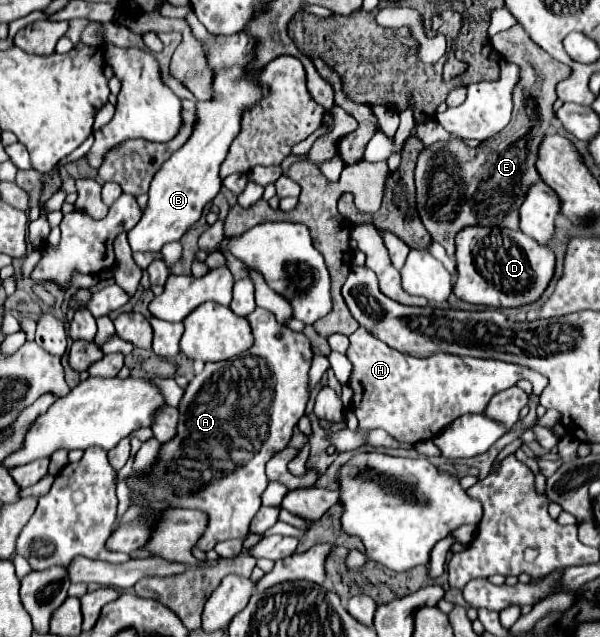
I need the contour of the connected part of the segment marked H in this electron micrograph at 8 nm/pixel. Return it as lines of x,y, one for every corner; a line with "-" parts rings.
359,327
349,341
351,347
347,357
353,363
349,387
353,389
353,411
359,419
359,447
367,445
367,433
373,429
383,429
395,439
407,443
433,439
443,431
443,427
461,415
483,413
495,393
513,387
519,379
529,379
537,387
537,393
547,387
547,377
515,363
459,357
449,353
437,353
425,359
411,357
391,349
363,327

